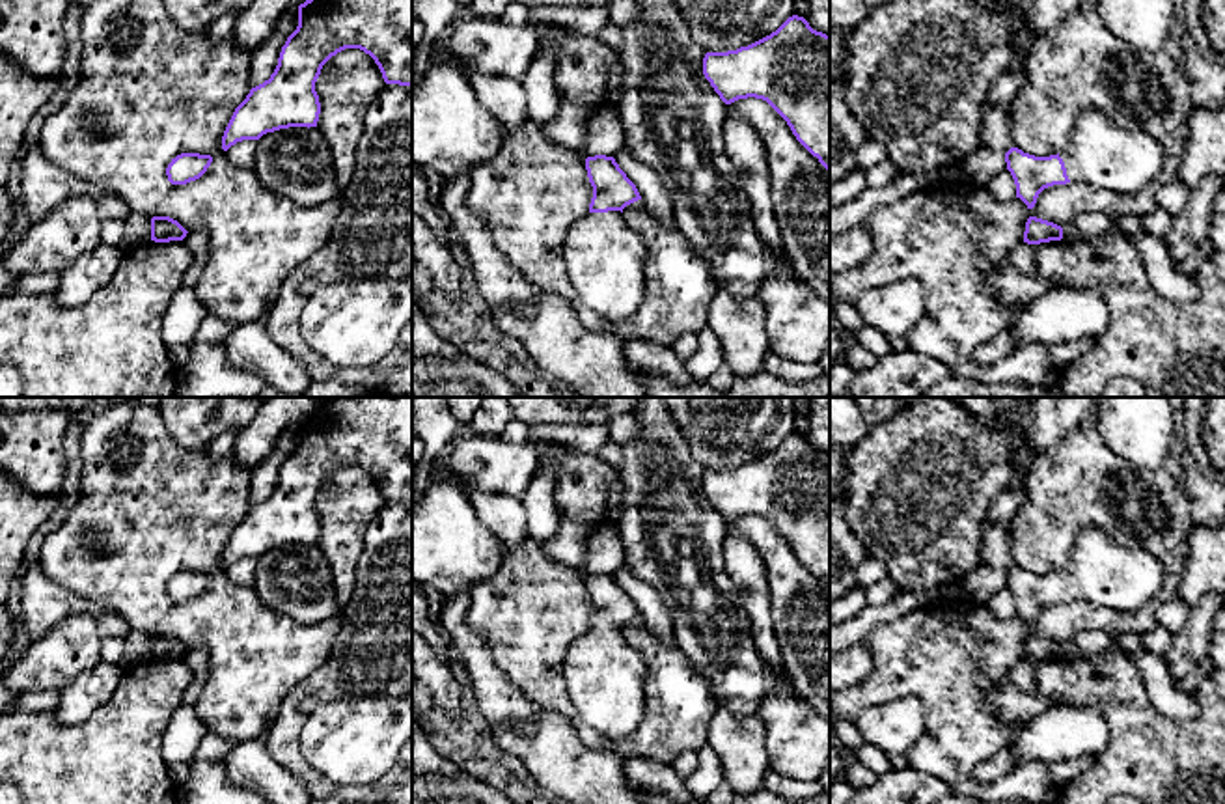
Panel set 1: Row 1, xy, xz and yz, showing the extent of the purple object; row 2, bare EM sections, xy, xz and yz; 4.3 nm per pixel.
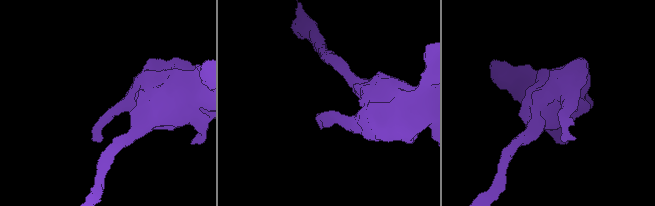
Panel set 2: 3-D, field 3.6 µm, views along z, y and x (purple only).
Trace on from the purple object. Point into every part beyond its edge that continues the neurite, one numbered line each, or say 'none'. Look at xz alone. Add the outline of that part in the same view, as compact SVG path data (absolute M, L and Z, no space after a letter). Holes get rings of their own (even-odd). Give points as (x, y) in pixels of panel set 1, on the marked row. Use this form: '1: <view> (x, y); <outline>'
1: xz (605, 256); M621 211L587 213L567 233L563 257L580 300L613 323L630 323L645 295L647 248Z

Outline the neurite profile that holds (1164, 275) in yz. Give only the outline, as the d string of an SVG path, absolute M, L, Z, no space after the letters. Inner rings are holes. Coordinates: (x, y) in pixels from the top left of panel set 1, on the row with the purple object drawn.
M1150 233L1128 235L1132 246L1137 250L1150 285L1165 298L1177 302L1193 302L1201 289L1195 278L1182 272L1178 263L1171 259L1160 237Z

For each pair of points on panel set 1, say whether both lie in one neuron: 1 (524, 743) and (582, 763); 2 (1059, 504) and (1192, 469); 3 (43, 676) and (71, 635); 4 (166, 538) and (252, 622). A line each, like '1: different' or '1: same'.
1: same
2: different
3: same
4: same

